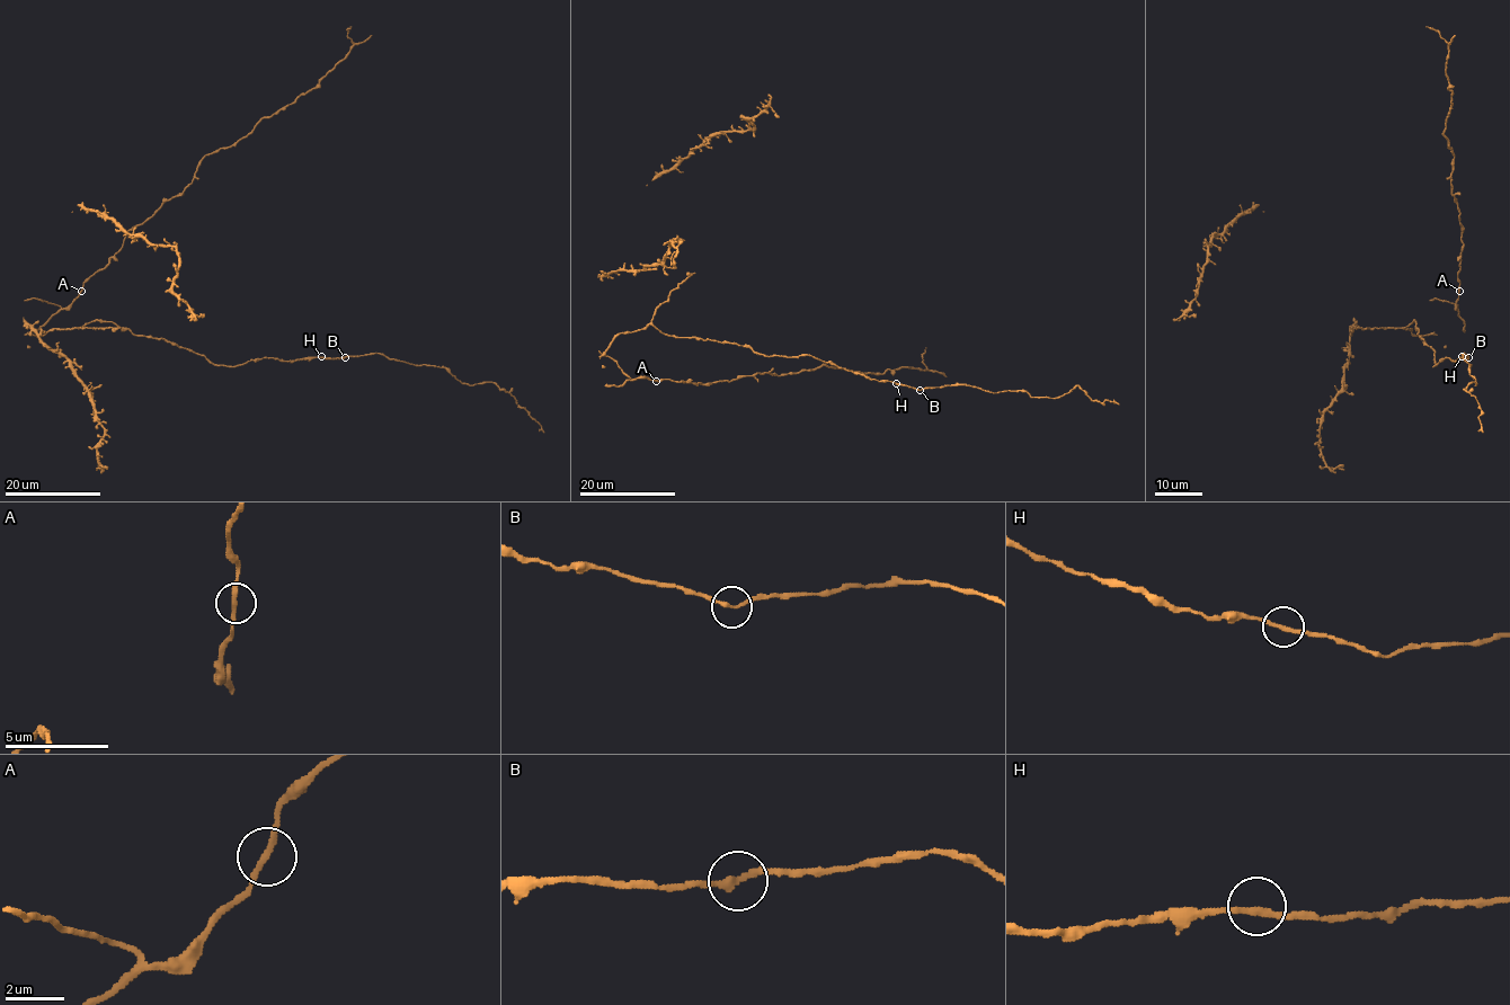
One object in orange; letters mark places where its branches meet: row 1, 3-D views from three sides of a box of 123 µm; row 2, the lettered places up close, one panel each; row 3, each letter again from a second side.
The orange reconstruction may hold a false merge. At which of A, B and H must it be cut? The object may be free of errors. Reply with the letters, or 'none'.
none

